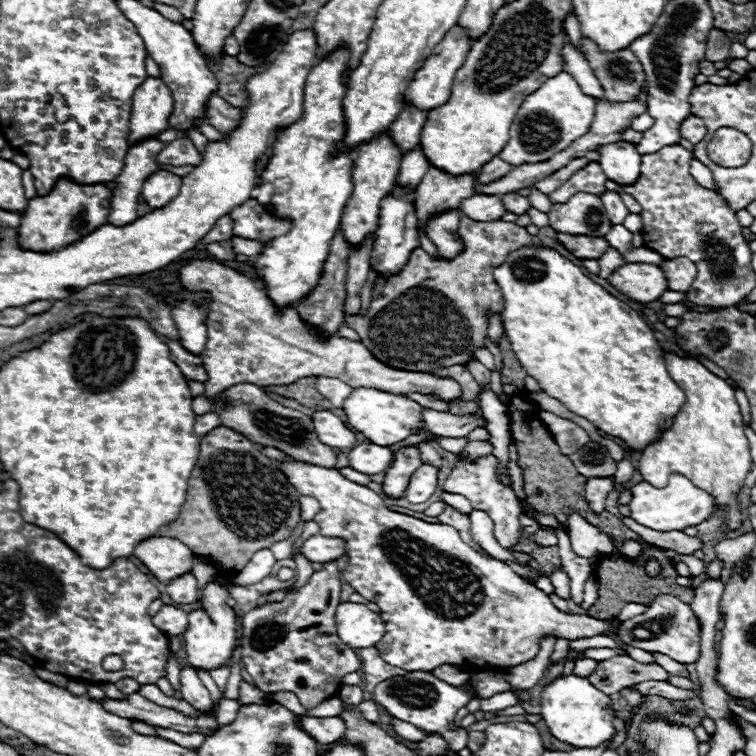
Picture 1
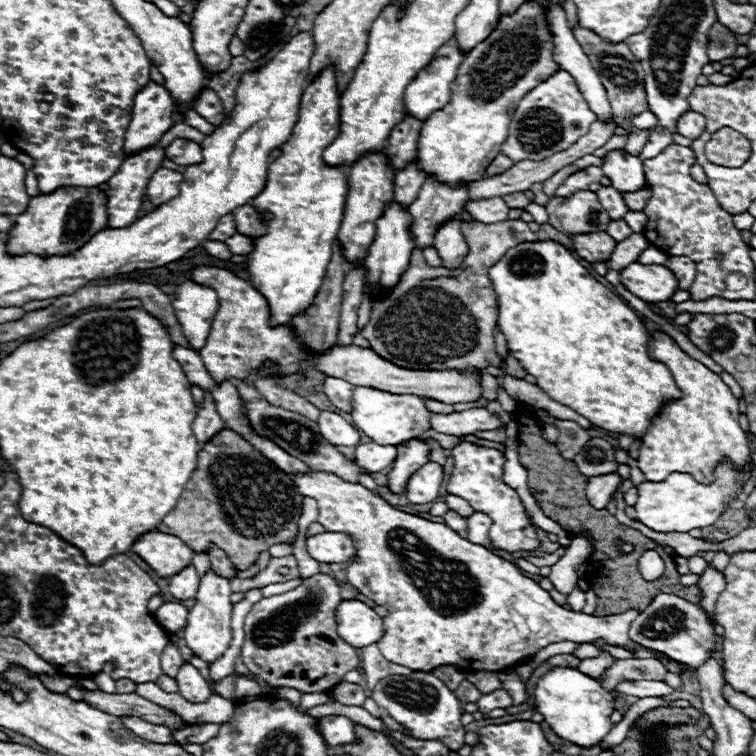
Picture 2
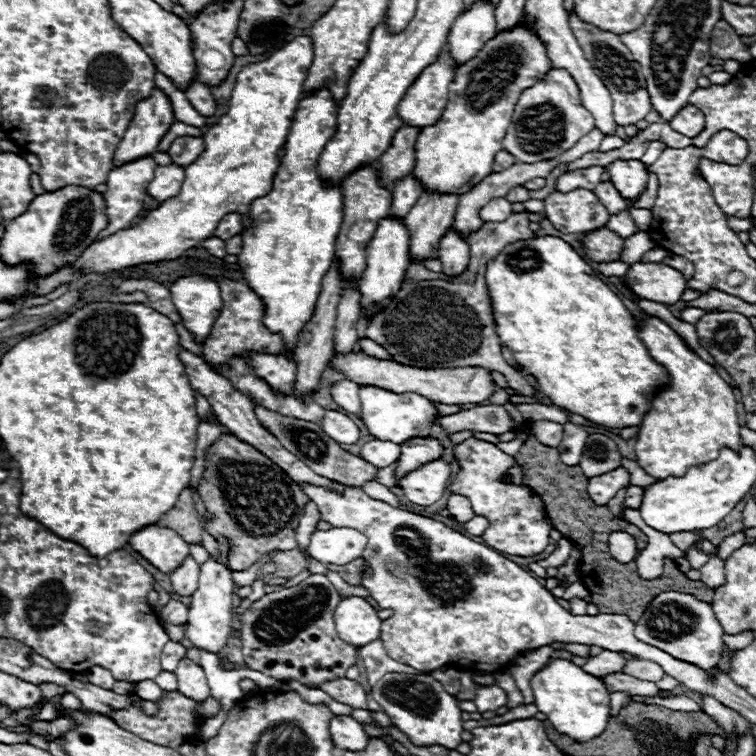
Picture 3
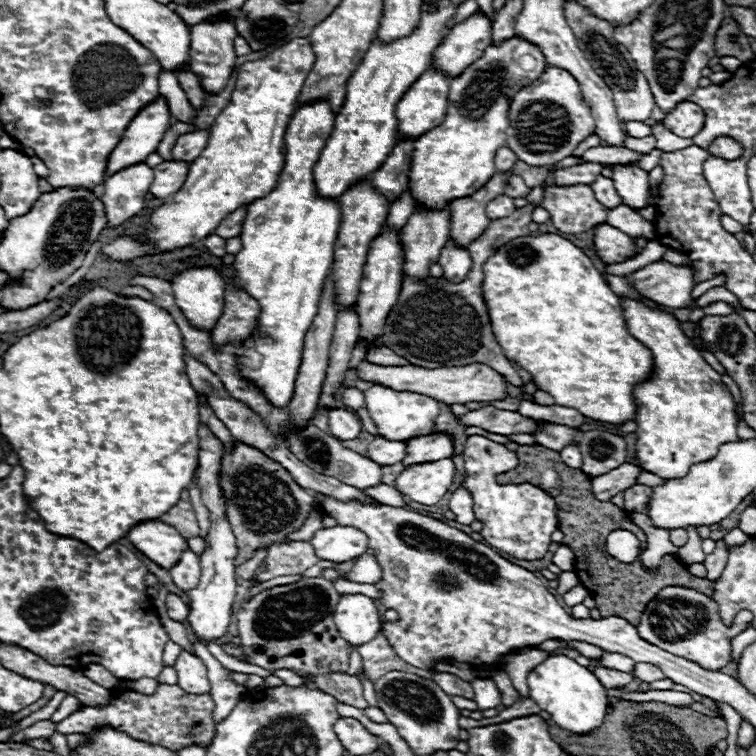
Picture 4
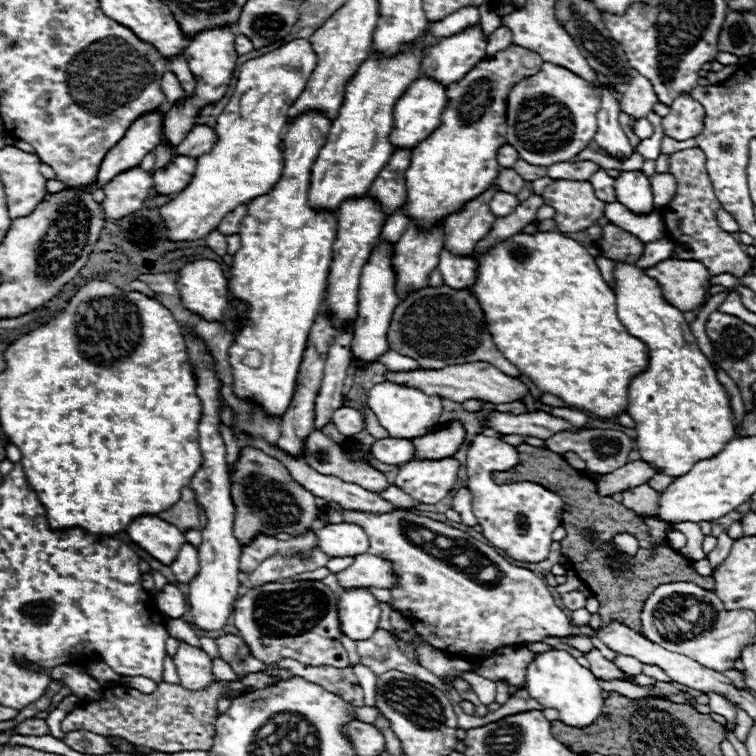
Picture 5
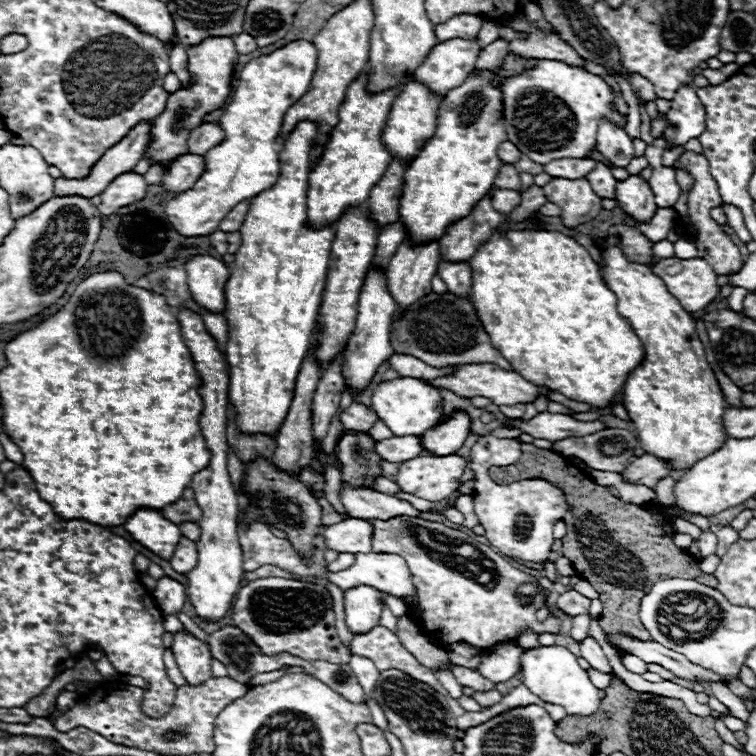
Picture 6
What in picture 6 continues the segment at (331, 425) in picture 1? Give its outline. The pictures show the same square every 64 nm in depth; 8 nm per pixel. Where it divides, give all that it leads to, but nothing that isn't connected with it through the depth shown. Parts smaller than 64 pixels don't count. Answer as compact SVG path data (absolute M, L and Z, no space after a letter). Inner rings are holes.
M352 404L340 414L340 422L344 432L368 432L378 416L372 412L372 408L366 408L362 404Z

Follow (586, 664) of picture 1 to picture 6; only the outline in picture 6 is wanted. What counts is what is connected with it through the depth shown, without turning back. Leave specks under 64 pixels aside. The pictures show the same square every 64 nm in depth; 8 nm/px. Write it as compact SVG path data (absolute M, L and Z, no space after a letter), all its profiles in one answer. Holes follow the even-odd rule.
M624 654L622 664L624 664L626 670L630 670L630 672L634 672L634 674L644 674L644 672L646 672L646 666L648 666L644 660L640 660L640 658L632 656L632 654Z

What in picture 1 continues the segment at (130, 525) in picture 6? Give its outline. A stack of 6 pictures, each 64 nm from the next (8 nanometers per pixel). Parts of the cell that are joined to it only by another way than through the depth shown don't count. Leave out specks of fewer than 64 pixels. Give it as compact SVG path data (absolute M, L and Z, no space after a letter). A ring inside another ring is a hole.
M154 536L136 546L134 556L160 580L168 582L184 572L192 570L194 554L180 542L172 538Z

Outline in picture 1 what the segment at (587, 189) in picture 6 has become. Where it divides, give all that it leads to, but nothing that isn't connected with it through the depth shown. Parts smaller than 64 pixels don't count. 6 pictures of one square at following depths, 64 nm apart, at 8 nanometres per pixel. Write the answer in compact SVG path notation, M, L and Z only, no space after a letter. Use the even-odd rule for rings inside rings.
M586 192L574 194L566 204L552 204L548 220L556 232L568 232L576 236L606 236L612 228L602 200Z

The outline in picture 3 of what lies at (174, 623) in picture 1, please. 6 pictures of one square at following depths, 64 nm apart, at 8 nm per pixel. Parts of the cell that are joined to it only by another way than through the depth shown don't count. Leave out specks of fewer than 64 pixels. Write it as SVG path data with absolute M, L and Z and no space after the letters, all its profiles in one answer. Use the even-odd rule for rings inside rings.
M170 600L160 612L160 620L164 624L174 624L174 626L186 624L186 616L188 616L188 606L184 606L182 602L176 602L176 600Z

